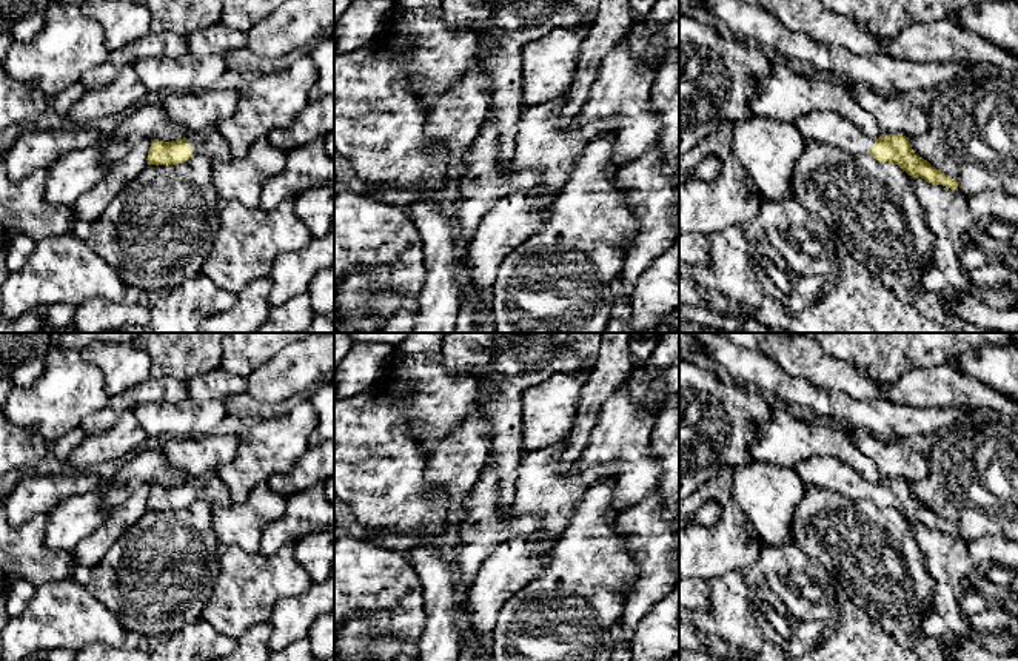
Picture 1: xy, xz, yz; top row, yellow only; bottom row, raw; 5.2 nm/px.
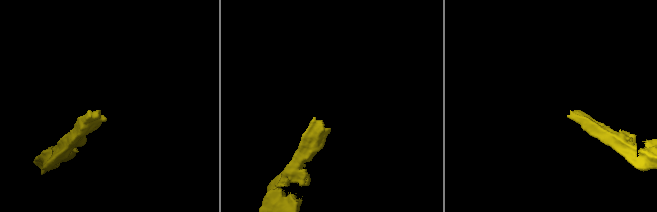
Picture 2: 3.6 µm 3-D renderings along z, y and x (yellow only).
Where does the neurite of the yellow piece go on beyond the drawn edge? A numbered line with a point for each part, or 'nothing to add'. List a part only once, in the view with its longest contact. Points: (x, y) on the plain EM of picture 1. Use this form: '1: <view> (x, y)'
1: xy (208, 487)

